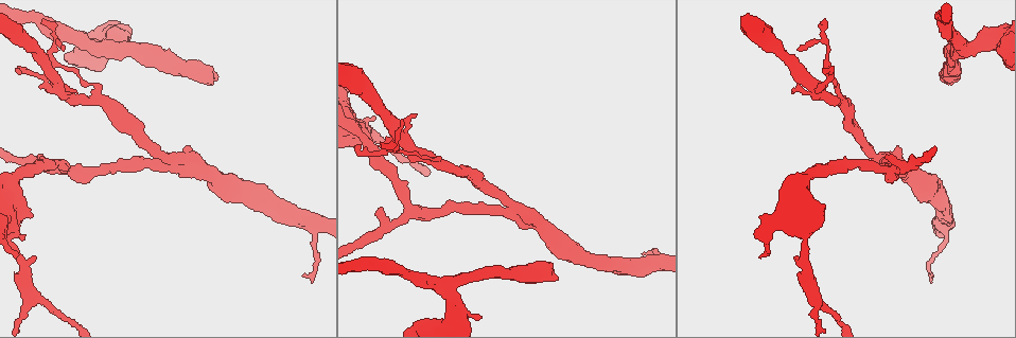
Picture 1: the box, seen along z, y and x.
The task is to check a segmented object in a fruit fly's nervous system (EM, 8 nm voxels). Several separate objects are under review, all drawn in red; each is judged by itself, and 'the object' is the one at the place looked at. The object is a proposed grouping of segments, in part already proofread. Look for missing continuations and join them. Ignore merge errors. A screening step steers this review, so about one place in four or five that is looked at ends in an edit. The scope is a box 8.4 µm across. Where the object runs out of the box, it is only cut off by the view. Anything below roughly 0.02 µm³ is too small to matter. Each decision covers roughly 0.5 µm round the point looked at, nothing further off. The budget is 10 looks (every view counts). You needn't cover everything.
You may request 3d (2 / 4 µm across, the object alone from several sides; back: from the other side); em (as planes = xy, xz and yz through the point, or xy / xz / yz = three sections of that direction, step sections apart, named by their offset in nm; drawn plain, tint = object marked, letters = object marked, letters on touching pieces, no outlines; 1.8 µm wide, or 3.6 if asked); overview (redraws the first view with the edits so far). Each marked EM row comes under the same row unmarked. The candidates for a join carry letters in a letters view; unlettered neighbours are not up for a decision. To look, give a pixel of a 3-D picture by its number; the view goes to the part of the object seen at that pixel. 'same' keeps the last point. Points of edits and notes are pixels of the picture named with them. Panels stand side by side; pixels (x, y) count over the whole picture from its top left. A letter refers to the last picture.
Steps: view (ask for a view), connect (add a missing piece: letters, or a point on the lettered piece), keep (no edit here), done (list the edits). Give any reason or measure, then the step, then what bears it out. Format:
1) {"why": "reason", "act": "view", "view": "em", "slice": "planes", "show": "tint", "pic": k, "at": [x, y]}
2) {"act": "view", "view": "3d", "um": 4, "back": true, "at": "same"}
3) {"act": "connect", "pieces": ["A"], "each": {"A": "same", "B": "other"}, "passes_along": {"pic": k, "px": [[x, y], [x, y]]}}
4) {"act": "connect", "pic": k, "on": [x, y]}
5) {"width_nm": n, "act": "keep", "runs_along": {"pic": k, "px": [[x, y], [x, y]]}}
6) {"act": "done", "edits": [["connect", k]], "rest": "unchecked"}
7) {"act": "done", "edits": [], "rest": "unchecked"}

{"why": "sudden change in width", "act": "view", "view": "3d", "um": 4, "pic": 1, "at": [970, 49]}

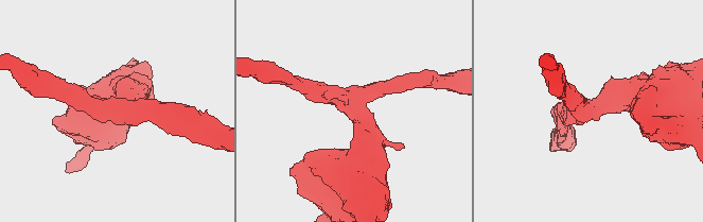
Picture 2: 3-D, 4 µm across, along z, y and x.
{"arms": 3, "arm_widths_nm": [280, 300, 480], "act": "view", "view": "em", "slice": "xy", "step": 8, "show": "tint", "pic": 2, "at": [589, 110]}

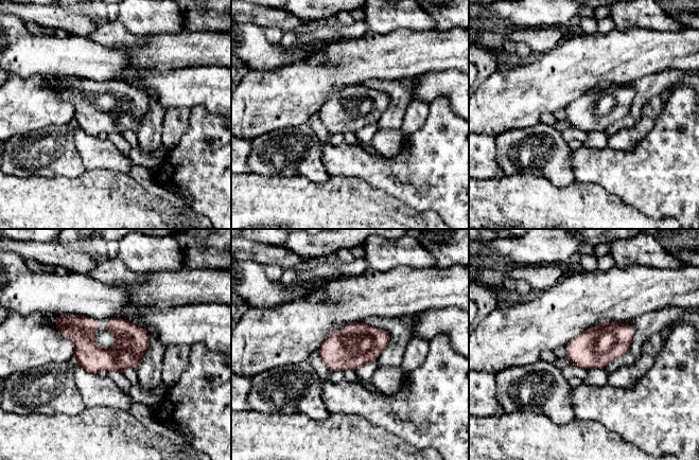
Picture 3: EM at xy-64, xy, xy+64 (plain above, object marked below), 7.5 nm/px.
{"act": "view", "view": "em", "slice": "planes", "show": "letters", "at": "same"}

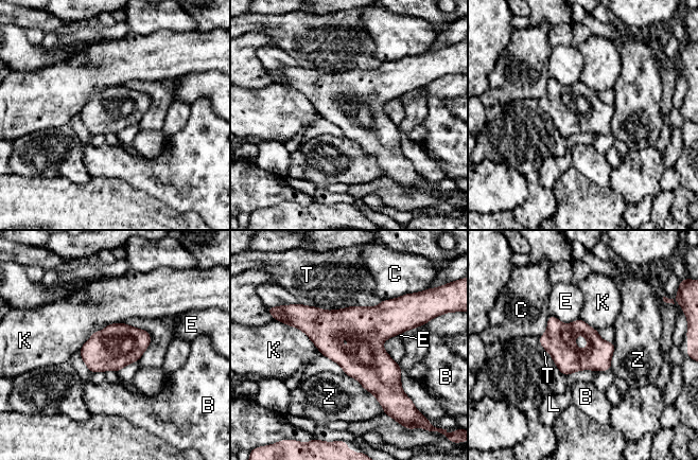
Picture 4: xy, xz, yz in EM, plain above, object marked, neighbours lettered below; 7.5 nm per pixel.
{"act": "keep", "each": {"B": "other", "C": "other", "E": "other", "K": "other", "L": "other", "T": "other", "Z": "other"}, "border": {"pic": 4, "px": [[281, 321], [298, 328], [321, 354]]}, "found": "none of them fits"}

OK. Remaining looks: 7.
{"why": "thick end", "act": "view", "view": "3d", "um": 2, "pic": 1, "at": [219, 76]}

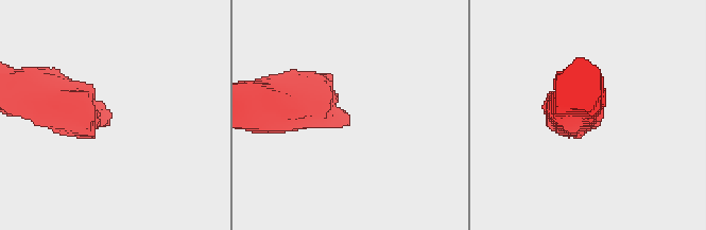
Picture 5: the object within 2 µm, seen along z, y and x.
{"why": "shape alone is not enough", "act": "view", "view": "em", "slice": "xz", "step": 8, "show": "letters", "pic": 5, "at": [347, 119]}

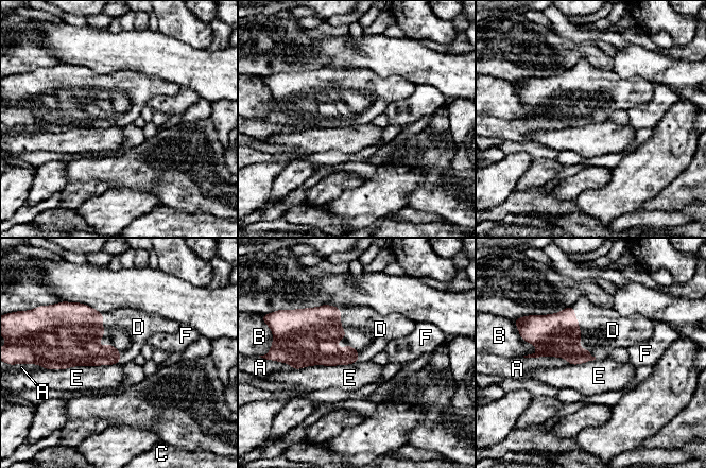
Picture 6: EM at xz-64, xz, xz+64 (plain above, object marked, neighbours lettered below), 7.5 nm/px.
{"act": "connect", "pieces": ["D"], "each": {"A": "other", "B": "other", "C": "other", "D": "same", "E": "other", "F": "other"}, "passes_along": {"pic": 6, "px": [[557, 334], [578, 325], [610, 328]]}, "found": "it goes on there"}

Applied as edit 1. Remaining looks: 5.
{"why": "two arms in line, one across", "act": "view", "view": "em", "um": 3.6, "slice": "xy", "step": 8, "show": "tint", "pic": 1, "at": [160, 161]}

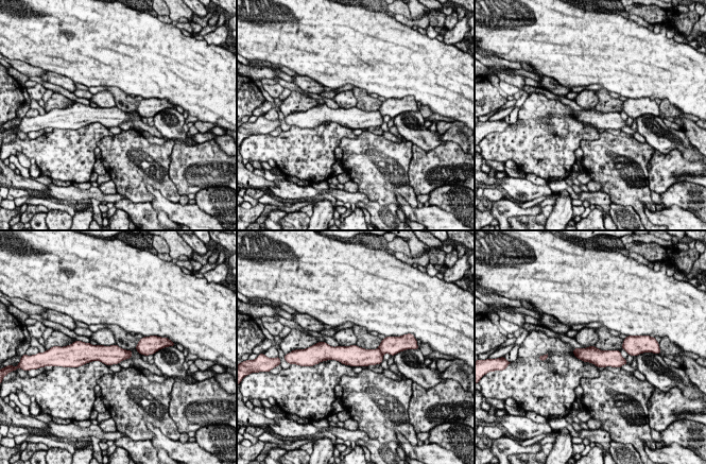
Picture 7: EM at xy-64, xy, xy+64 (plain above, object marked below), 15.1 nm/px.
{"act": "view", "view": "em", "um": 3.6, "slice": "planes", "show": "tint", "at": "same"}

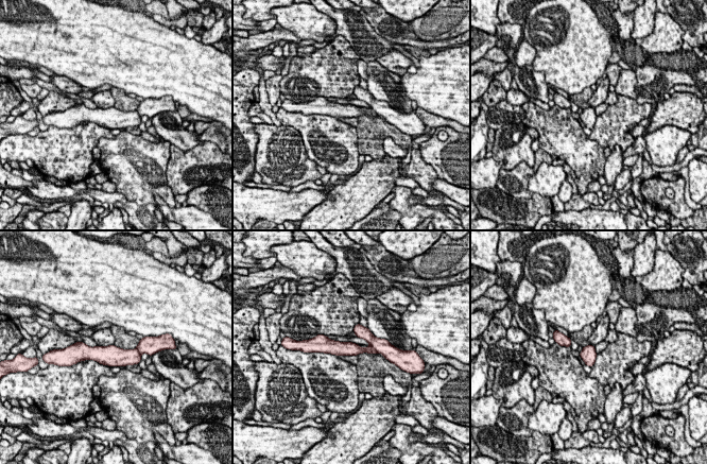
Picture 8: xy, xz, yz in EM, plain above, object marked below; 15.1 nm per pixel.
{"why": "see the neighbours", "act": "view", "view": "em", "um": 3.6, "slice": "planes", "show": "letters", "at": "same"}

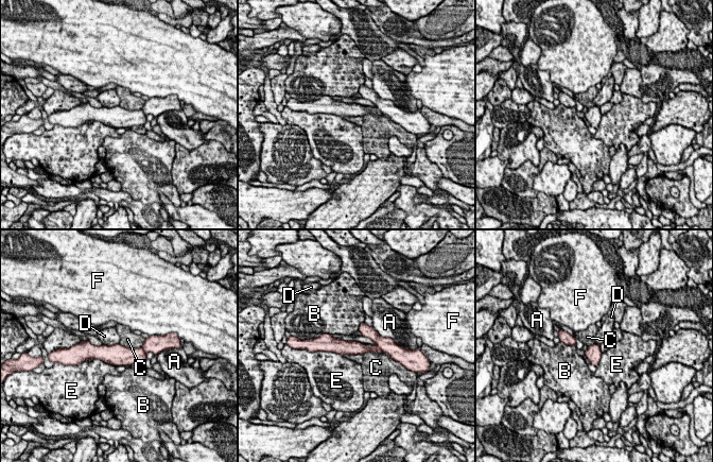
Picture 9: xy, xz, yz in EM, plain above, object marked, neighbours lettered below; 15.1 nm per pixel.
{"width_nm": 220, "act": "keep", "each": {"A": "other", "B": "other", "C": "other", "D": "other", "E": "other", "F": "other"}, "found": "no lettered piece goes on from it"}

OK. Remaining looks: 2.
{"why": "arms part here", "act": "view", "view": "em", "slice": "yz", "step": 8, "show": "tint", "pic": 1, "at": [56, 86]}

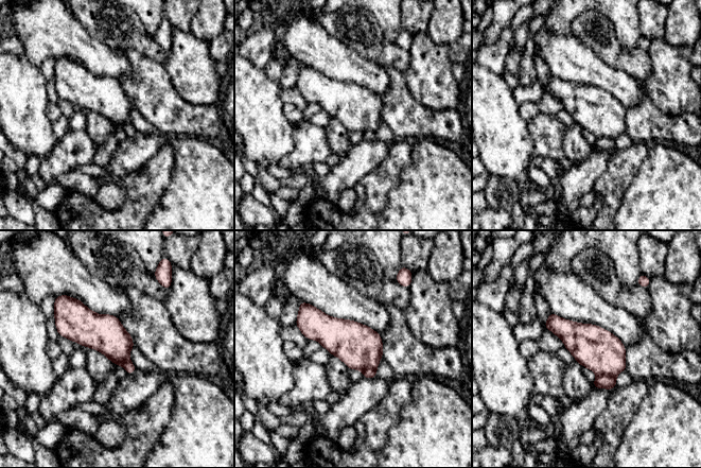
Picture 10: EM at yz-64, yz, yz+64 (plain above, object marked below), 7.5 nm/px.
{"act": "view", "view": "em", "slice": "planes", "show": "letters", "at": "same"}

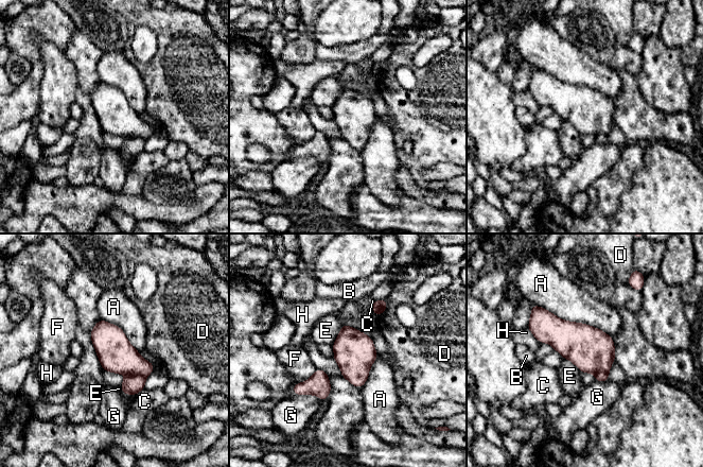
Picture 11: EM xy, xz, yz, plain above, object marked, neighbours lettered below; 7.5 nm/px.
{"longest_contact_nm": ["A", 650], "act": "keep", "each": {"A": "other", "B": "other", "C": "other", "D": "other", "E": "other", "F": "other", "G": "other", "H": "other"}, "border": {"pic": 11, "px": [[343, 323], [339, 333], [332, 345]]}, "found": "none of them fits"}

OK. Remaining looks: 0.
{"act": "done", "edits": [["connect", 6]], "rest": "unchecked"}

